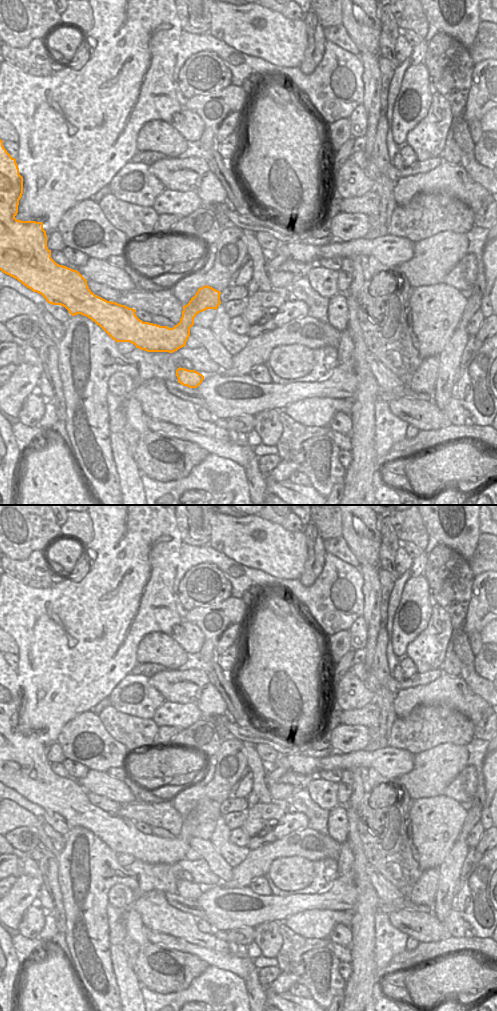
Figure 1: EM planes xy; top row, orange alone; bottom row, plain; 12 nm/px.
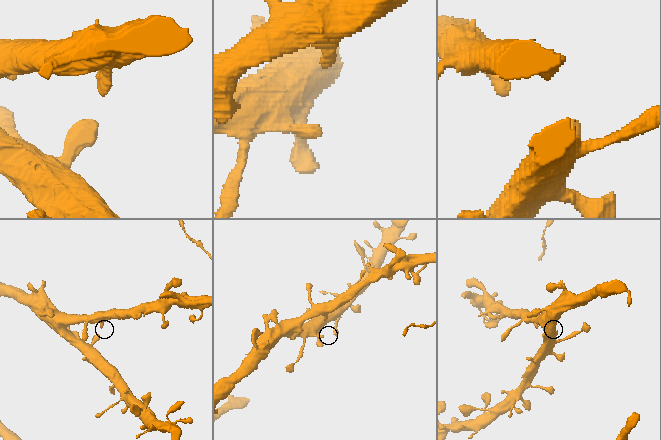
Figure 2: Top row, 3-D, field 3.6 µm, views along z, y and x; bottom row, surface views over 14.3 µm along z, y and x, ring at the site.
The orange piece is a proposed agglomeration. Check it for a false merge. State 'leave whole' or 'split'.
leave whole

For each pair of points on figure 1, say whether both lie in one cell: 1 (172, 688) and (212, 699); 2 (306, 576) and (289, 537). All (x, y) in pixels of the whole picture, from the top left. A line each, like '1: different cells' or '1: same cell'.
1: same cell
2: different cells

